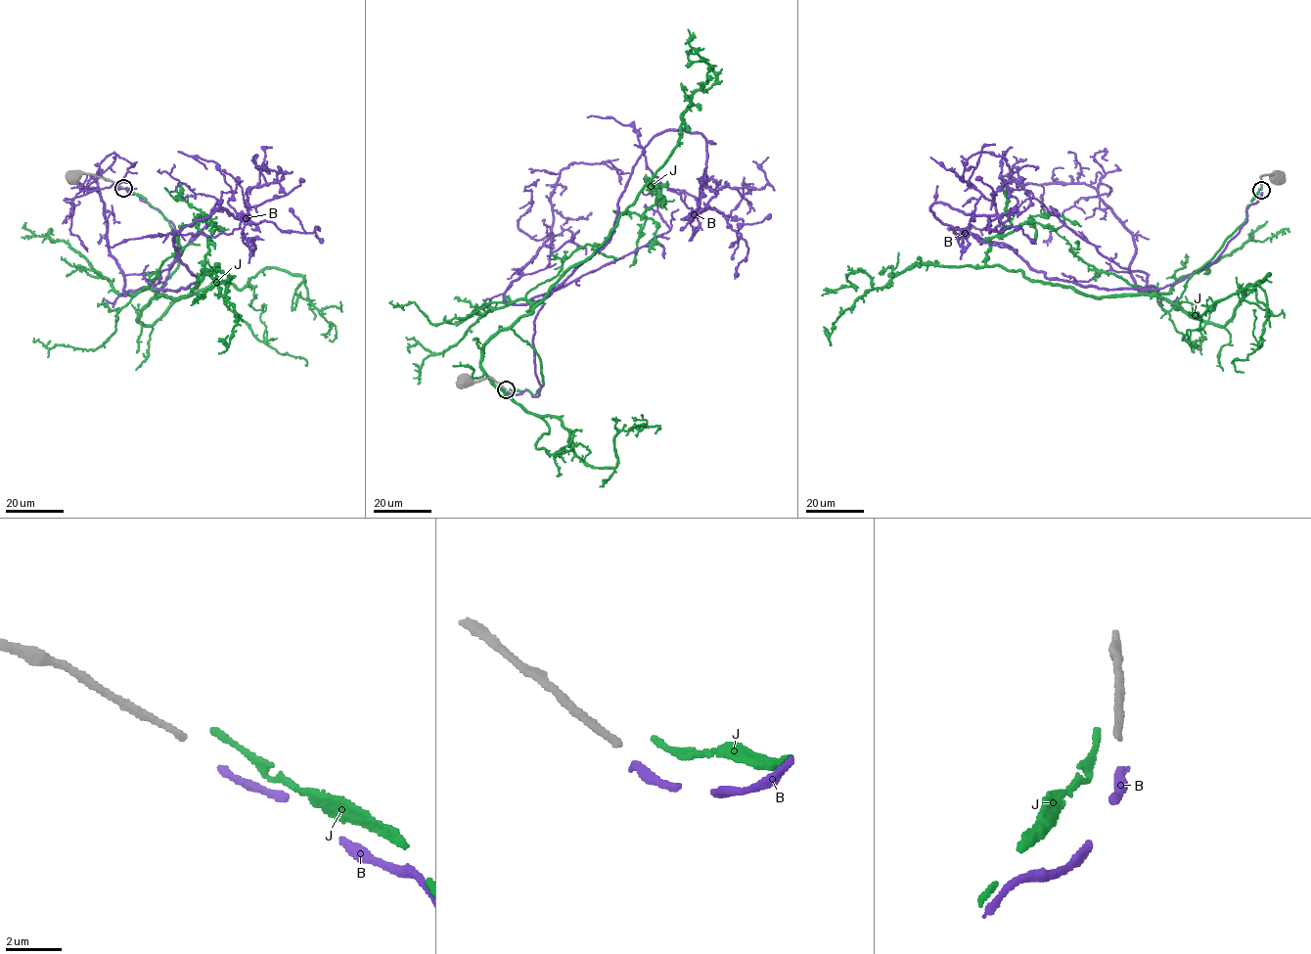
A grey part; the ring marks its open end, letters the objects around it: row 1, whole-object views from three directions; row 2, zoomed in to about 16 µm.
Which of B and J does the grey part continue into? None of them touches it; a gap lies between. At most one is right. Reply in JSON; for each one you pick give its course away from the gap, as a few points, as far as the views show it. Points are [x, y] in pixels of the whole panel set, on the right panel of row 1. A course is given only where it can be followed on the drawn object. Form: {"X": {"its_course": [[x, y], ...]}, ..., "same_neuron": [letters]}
{"B": {"its_course": [[1261, 192], [1214, 261], [1159, 289], [1048, 279], [934, 203], [1002, 216], [964, 237]]}, "same_neuron": ["B"]}

